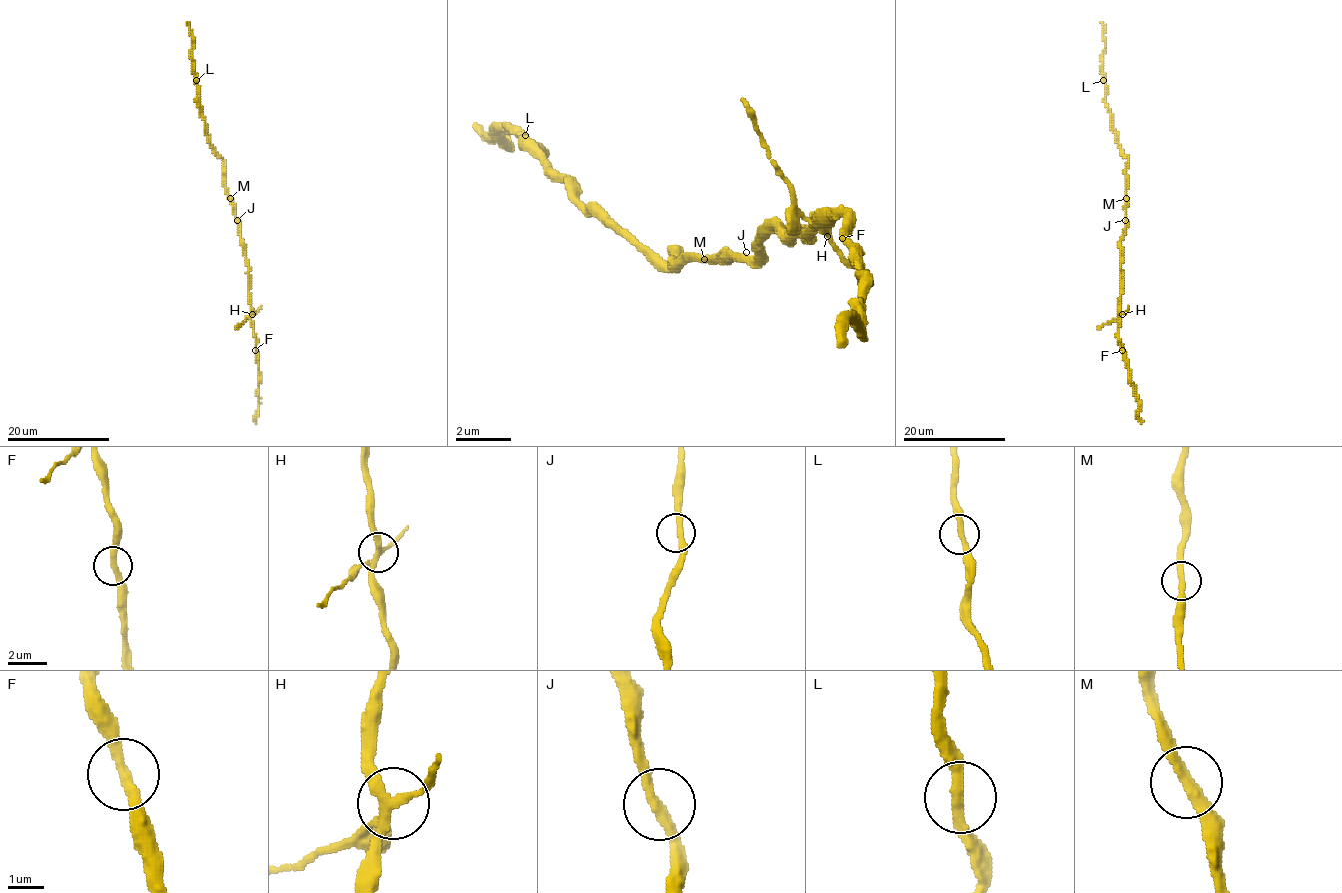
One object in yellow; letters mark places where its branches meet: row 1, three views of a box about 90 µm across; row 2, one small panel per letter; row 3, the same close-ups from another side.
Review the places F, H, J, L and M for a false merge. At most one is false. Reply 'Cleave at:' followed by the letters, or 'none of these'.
Cleave at: H

